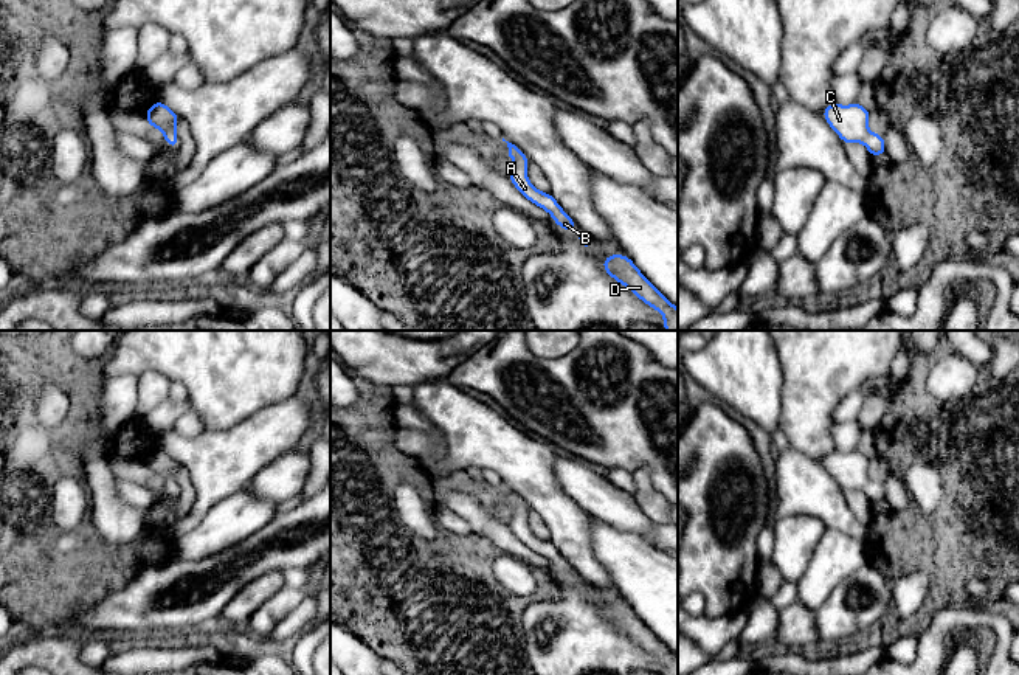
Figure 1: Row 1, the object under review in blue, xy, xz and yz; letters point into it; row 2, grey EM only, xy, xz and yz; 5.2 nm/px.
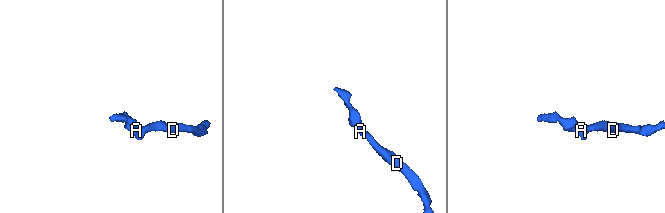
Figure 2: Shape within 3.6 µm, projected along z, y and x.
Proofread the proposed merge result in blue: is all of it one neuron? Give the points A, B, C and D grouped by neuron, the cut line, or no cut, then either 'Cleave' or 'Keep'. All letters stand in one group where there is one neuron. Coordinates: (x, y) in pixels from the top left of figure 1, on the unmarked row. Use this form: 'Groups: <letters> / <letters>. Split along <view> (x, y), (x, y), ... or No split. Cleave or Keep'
Groups: A B C D. No split. Keep

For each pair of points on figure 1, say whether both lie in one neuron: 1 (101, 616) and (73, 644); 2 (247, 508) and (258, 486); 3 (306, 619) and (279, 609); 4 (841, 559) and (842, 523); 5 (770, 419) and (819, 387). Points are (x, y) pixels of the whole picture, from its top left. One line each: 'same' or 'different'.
1: different
2: different
3: different
4: different
5: different

